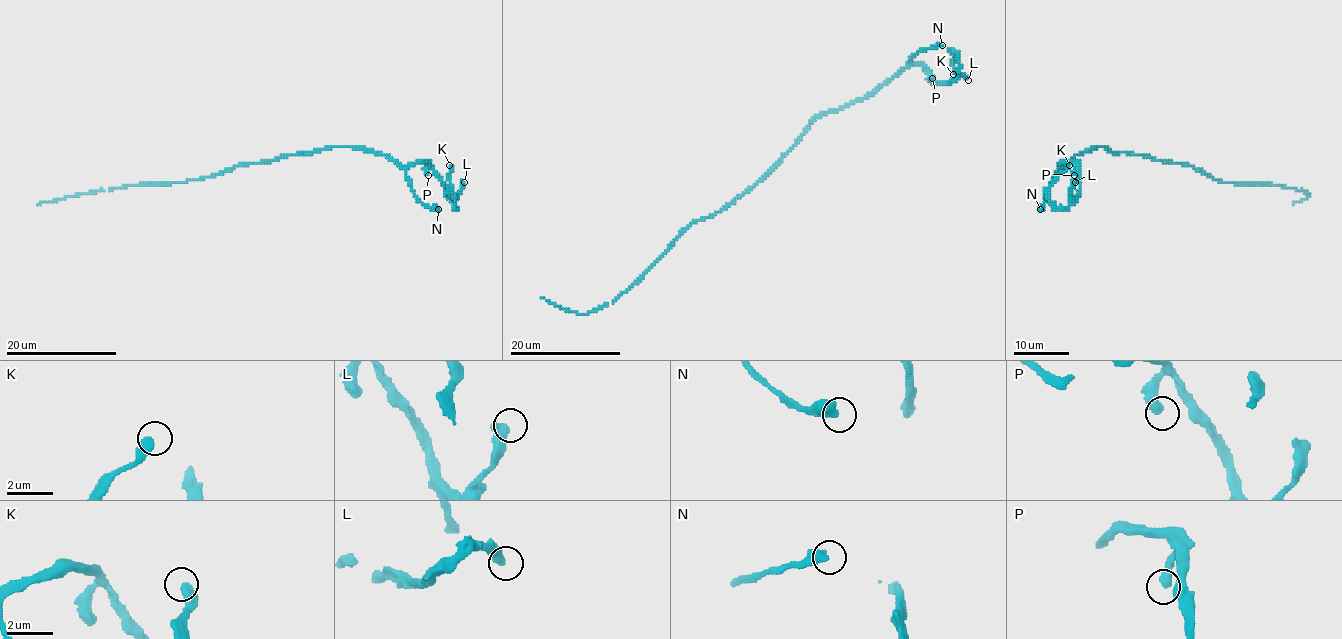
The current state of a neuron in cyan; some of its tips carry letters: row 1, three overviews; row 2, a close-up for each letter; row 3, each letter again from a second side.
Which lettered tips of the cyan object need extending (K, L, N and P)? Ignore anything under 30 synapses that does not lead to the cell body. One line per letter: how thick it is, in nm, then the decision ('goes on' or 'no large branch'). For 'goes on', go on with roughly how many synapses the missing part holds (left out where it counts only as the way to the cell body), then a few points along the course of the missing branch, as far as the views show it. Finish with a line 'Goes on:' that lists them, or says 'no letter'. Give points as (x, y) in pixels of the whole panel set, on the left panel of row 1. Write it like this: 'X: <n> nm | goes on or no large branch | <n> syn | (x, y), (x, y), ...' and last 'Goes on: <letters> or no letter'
K: 480 nm | no large branch
L: 480 nm | no large branch
N: 480 nm | no large branch
P: 420 nm | no large branch
Goes on: no letter

